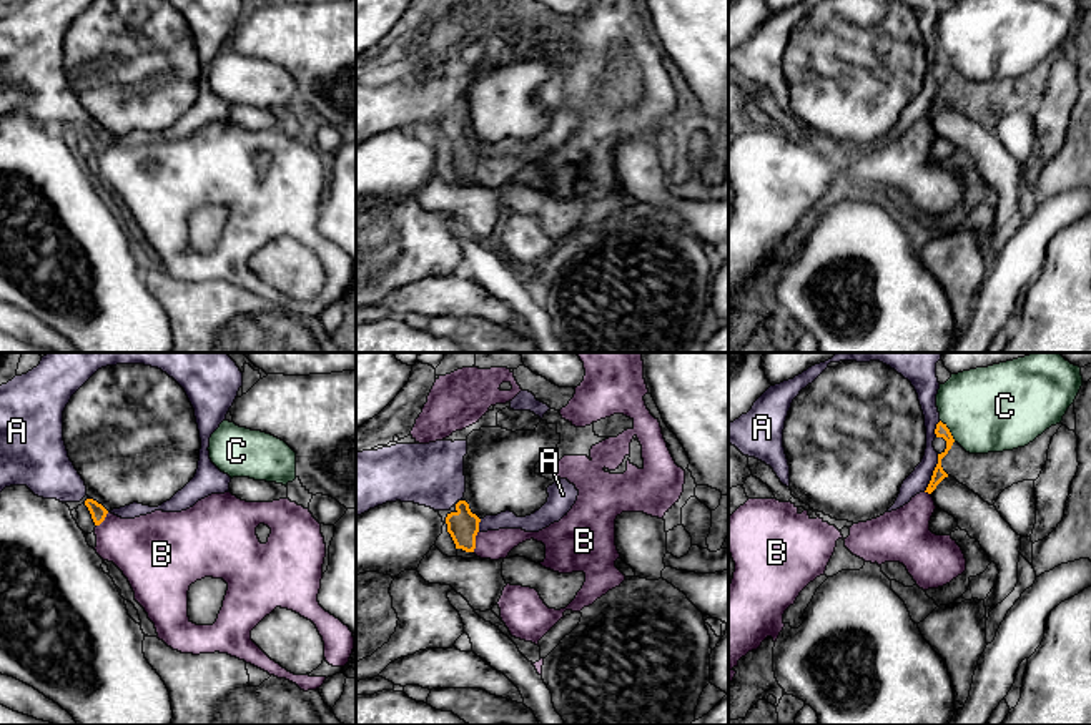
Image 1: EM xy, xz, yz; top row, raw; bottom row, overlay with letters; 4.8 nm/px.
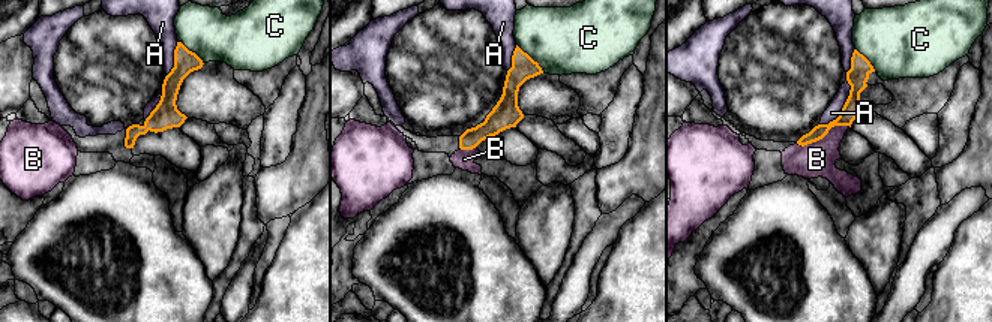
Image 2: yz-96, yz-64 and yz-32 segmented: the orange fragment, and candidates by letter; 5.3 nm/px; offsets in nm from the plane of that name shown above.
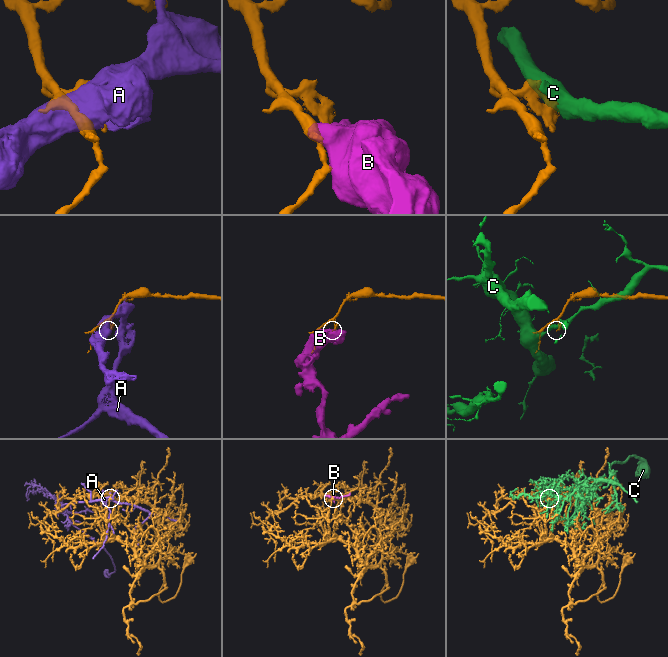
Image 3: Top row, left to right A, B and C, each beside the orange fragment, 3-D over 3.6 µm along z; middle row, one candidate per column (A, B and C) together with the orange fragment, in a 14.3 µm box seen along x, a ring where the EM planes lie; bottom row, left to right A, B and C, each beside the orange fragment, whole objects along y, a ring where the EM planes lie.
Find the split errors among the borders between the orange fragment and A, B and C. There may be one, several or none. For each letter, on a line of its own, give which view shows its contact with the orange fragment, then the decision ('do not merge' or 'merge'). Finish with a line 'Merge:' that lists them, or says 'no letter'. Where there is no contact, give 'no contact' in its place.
A: meets orange in yz; do not merge
B: meets orange in xz; do not merge
C: meets orange in yz; do not merge
Merge: no letter

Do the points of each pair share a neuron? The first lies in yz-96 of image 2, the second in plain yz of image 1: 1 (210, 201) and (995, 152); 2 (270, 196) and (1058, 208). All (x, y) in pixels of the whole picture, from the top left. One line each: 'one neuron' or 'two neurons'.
1: two neurons
2: two neurons

